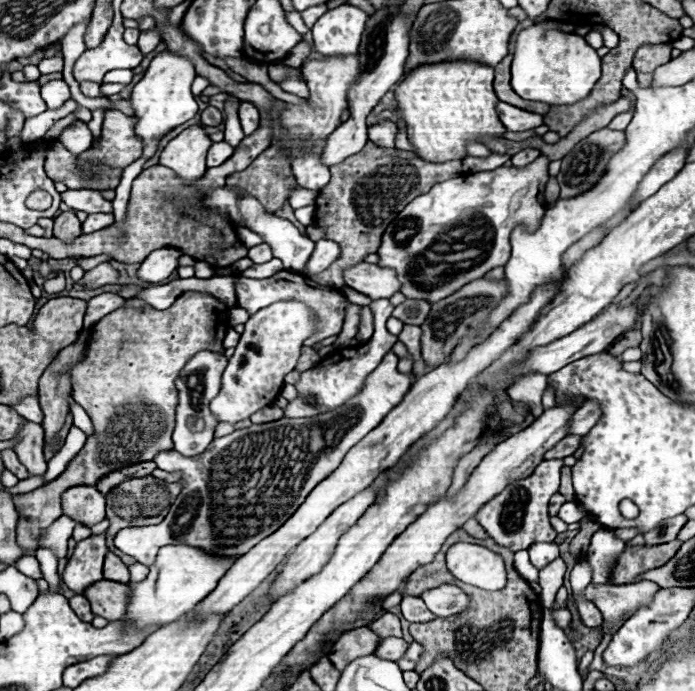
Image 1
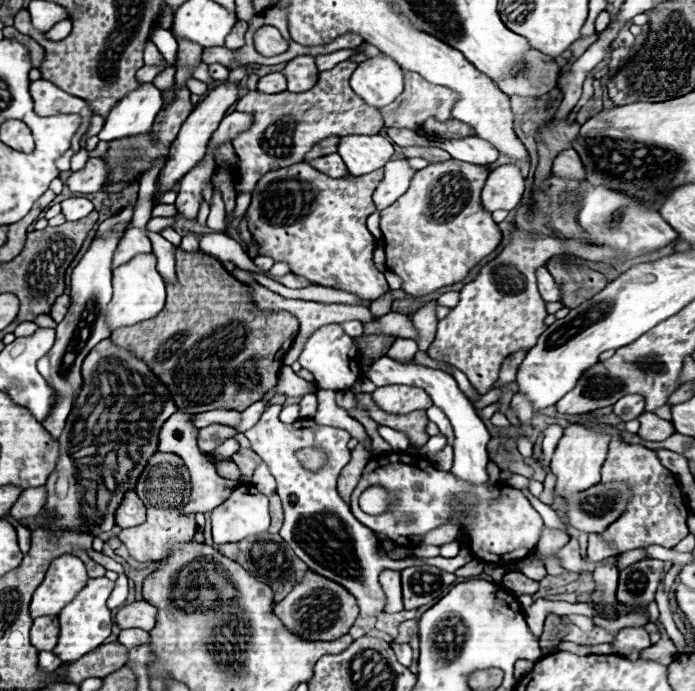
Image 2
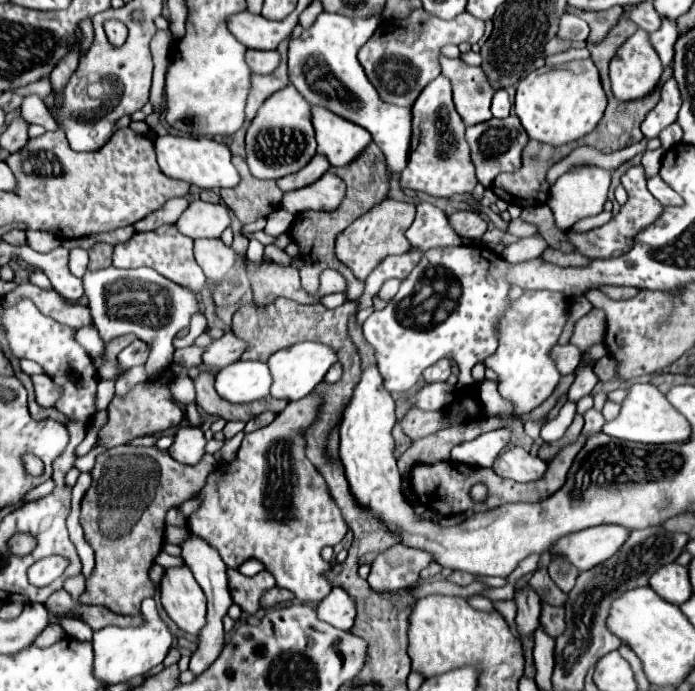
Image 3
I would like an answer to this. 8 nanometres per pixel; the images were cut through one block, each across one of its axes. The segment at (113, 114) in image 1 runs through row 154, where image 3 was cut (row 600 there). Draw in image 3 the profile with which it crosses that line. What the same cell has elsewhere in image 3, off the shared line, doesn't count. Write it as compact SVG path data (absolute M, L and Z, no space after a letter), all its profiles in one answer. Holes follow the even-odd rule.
M132 444L110 448L96 458L96 466L90 470L92 484L82 498L80 512L84 538L94 550L94 570L86 580L86 590L80 598L82 604L102 604L112 612L130 616L140 612L140 602L154 596L156 590L148 578L148 570L162 550L164 514L190 500L206 484L214 466L216 458L212 454L204 454L198 464L188 466L170 458L166 450Z

